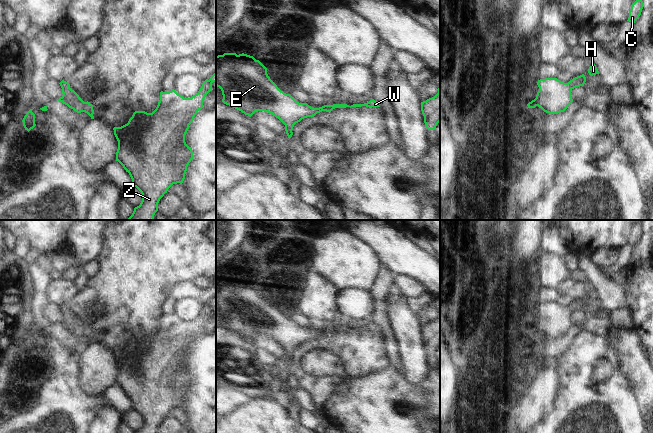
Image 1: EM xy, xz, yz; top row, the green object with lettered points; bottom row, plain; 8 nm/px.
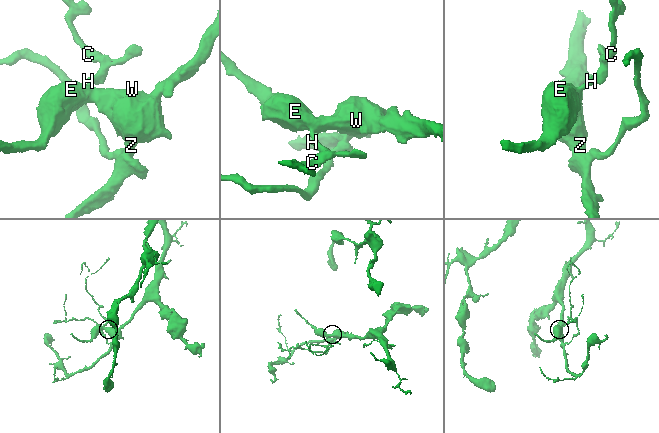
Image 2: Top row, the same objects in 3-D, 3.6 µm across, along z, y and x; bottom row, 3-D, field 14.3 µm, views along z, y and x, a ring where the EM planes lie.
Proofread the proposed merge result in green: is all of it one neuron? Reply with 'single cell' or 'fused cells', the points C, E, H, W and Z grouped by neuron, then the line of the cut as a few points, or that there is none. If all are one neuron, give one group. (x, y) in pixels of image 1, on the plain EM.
single cell; groups C E H W Z; cut none

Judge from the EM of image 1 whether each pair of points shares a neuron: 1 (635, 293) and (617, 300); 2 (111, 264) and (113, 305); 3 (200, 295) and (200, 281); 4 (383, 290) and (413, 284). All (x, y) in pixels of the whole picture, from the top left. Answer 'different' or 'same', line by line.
1: different
2: same
3: different
4: different

